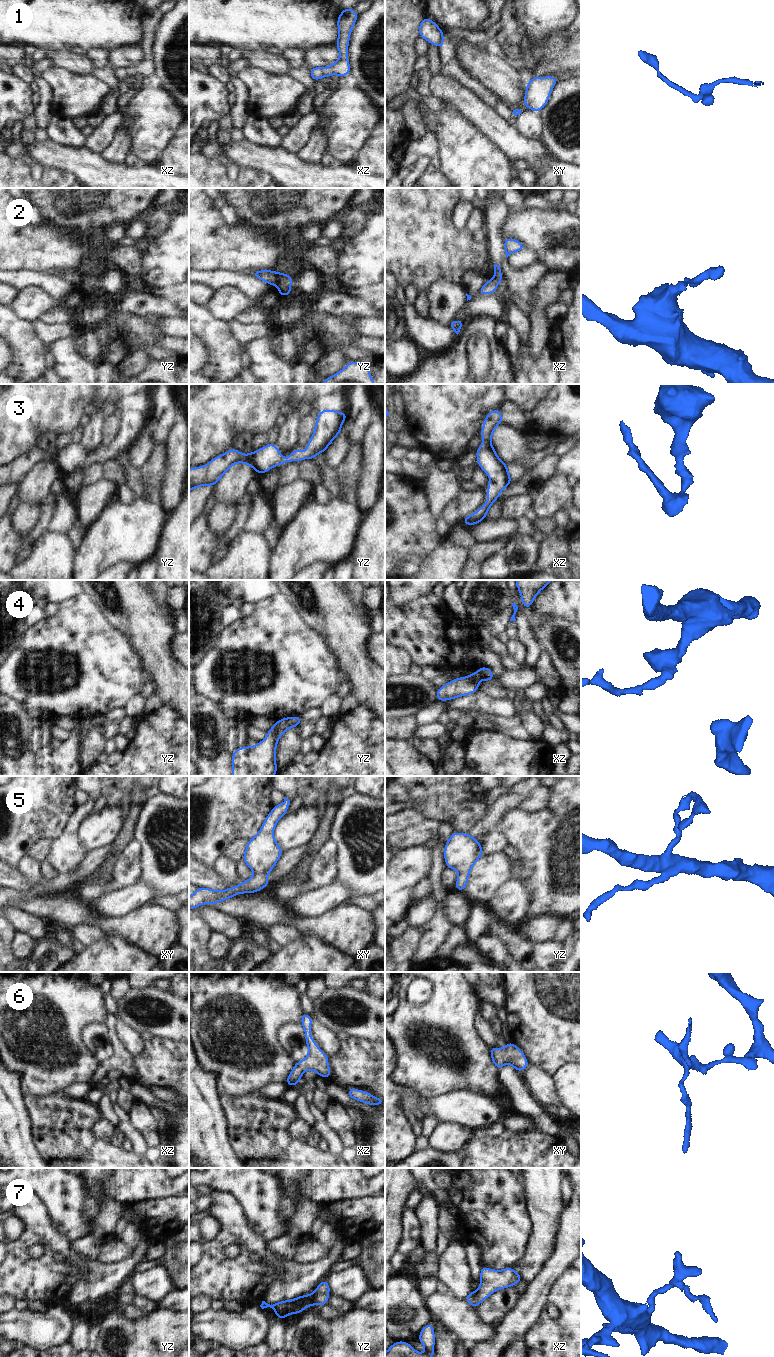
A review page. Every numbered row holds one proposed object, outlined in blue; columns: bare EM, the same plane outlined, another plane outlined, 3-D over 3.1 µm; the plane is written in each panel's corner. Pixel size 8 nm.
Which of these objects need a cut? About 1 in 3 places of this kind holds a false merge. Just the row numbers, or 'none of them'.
4, 7

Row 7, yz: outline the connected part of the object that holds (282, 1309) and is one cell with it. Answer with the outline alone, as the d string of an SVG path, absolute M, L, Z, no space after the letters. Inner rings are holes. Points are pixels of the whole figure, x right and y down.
M312 1293L298 1296L292 1300L283 1300L272 1305L262 1301L262 1309L270 1307L274 1310L278 1319L284 1320L290 1314L300 1314L304 1309L312 1305L328 1305L329 1294Z

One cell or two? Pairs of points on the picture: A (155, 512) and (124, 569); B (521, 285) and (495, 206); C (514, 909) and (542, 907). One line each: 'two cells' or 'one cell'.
A: two cells
B: one cell
C: two cells

